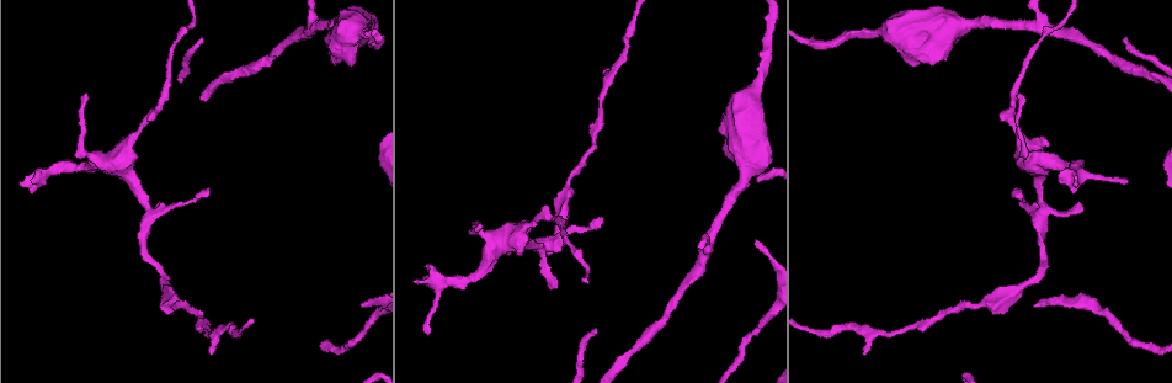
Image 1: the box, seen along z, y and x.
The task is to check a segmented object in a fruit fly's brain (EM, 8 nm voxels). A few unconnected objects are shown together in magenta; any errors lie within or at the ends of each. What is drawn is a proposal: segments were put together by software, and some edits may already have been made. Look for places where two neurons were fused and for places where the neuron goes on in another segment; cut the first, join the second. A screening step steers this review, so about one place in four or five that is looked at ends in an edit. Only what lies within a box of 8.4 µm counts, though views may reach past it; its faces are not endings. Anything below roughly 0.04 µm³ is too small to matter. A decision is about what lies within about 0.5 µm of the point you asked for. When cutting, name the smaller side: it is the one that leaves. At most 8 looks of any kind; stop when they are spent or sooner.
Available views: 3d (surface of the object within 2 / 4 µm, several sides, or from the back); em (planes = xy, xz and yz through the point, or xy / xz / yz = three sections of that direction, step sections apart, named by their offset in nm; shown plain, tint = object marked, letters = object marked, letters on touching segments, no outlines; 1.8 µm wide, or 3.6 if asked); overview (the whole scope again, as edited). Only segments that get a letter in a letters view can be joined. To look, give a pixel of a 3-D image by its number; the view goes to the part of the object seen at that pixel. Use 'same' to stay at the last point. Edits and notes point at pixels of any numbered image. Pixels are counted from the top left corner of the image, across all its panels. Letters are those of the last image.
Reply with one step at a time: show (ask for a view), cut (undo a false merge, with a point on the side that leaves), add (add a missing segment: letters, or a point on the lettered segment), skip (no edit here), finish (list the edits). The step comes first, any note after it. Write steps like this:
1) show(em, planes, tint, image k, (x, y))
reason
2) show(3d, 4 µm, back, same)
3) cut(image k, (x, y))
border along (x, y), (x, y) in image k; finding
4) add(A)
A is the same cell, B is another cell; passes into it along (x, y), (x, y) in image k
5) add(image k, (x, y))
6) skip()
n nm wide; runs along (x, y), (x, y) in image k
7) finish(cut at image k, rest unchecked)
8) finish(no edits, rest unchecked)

show(em, planes, letters, image 1, (1040, 25))
sharp bend

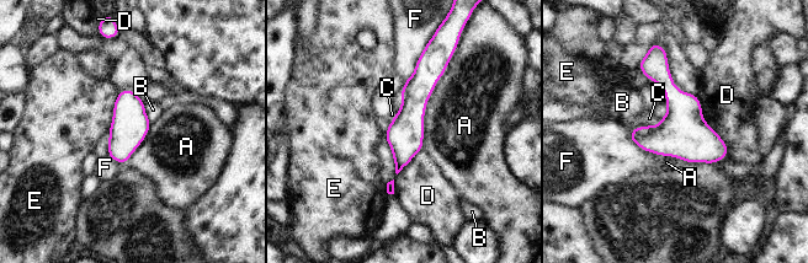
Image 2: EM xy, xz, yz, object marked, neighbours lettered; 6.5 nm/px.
skip()
A, B, C, D, E and F are other cells; runs along (423, 60), (398, 167) in image 2; one neuron here

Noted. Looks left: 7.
show(3d, 4 µm, image 1, (883, 30))
thick turns thin

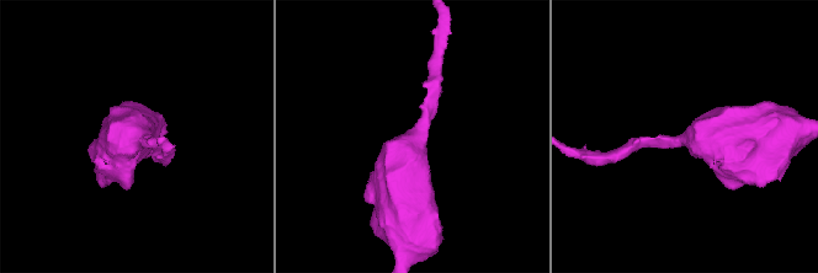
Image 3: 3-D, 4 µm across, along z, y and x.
show(em, 3.6 µm, xz, step 8, letters, image 3, (414, 139))
now the EM

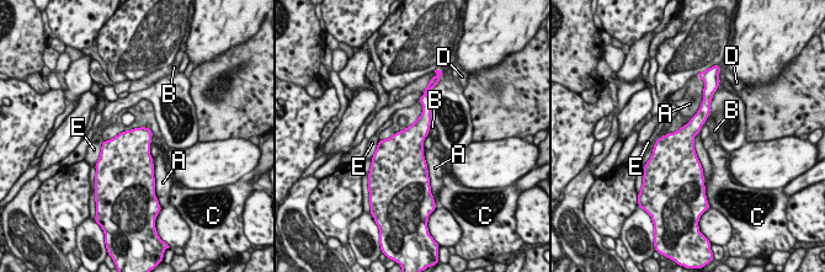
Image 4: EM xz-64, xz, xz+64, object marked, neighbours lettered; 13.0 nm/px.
show(em, 3.6 µm, xy, step 8, letters, same)

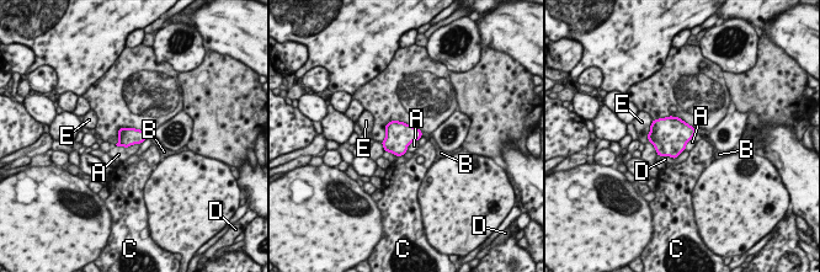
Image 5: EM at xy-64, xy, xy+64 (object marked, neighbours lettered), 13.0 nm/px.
skip()
A, B, C, D and E are other cells; border along (139, 143), (128, 147), (116, 145) in image 5; one neuron here

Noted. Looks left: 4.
show(3d, 4 µm, image 1, (865, 355))
an open end

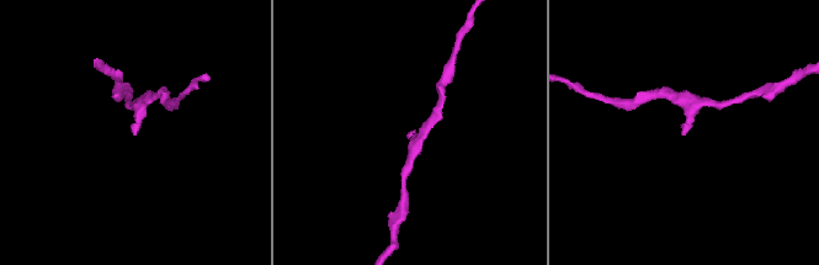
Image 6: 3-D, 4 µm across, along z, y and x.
show(em, planes, tint, image 6, (408, 134))

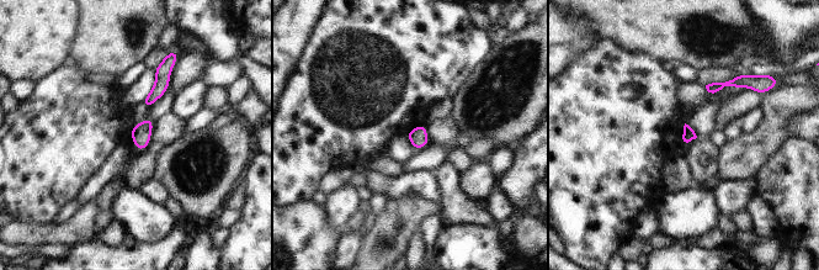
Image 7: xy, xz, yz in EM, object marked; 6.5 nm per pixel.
show(em, planes, letters, same)

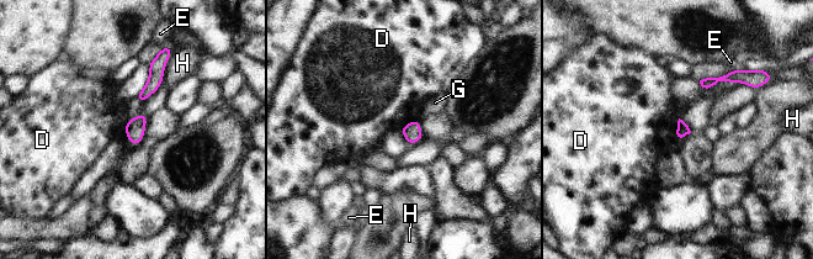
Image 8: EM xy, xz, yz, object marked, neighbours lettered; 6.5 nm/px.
skip()
D, E, G and H are other cells; border along (418, 117), (399, 128) in image 8; none of them fits

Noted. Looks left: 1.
finish(no edits, rest unchecked)

